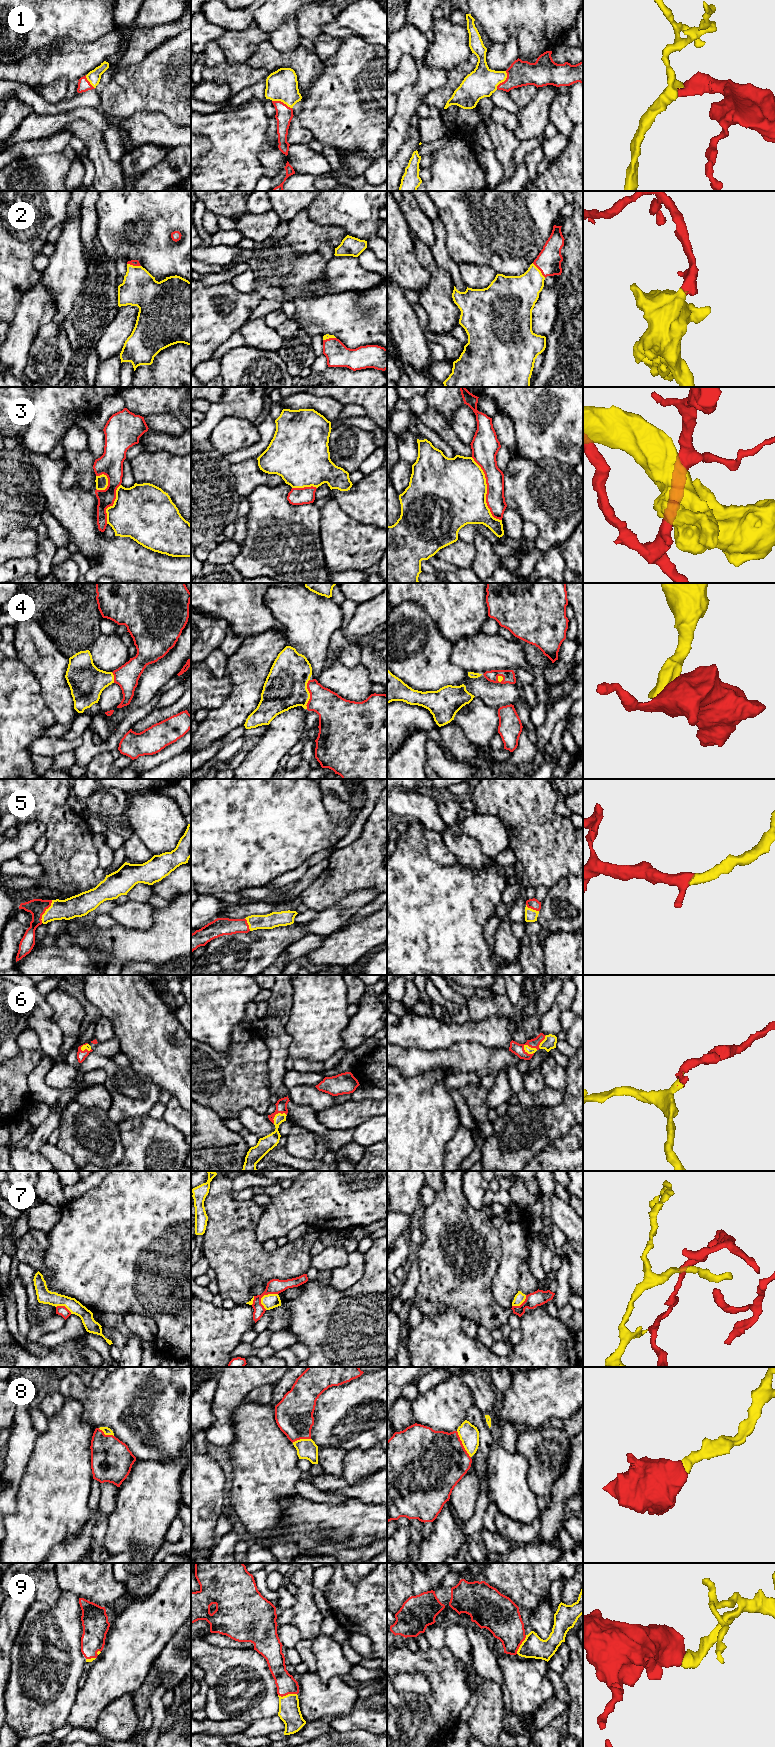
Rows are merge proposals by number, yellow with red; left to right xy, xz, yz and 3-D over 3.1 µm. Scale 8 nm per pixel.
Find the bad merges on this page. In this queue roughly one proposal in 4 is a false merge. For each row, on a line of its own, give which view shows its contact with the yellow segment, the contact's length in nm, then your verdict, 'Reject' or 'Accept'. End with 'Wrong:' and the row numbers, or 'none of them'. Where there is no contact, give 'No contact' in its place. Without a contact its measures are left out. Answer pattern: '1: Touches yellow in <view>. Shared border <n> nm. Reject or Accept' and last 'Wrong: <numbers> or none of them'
1: Touches yellow in xz. Shared border 170 nm. Accept
2: Touches yellow in yz. Shared border 160 nm. Accept
3: Touches yellow in yz. Shared border 550 nm. Reject
4: Touches yellow in xz. Shared border 240 nm. Accept
5: Touches yellow in xy. Shared border 200 nm. Accept
6: Touches yellow in yz. Shared border 120 nm. Accept
7: Touches yellow in xz. Shared border 170 nm. Reject
8: Touches yellow in yz. Shared border 240 nm. Accept
9: Touches yellow in xz. Shared border 150 nm. Accept
Wrong: 3, 7

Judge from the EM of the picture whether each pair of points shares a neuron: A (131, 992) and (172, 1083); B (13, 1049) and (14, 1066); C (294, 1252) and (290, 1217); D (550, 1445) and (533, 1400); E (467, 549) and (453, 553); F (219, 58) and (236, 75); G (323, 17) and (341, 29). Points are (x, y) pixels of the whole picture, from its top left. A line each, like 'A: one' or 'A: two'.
A: one
B: two
C: two
D: two
E: one
F: two
G: two

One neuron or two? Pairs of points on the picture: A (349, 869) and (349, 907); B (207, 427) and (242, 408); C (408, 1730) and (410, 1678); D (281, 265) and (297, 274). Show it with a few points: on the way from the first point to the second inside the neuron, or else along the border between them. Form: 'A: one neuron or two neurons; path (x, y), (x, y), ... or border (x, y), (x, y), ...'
A: two neurons; border (372, 889), (356, 889), (329, 907)
B: one neuron; path (214, 418), (224, 408), (233, 408)
C: two neurons; border (397, 1673), (422, 1673), (431, 1687), (431, 1693)
D: two neurons; border (298, 253), (294, 267), (281, 278), (280, 286)

